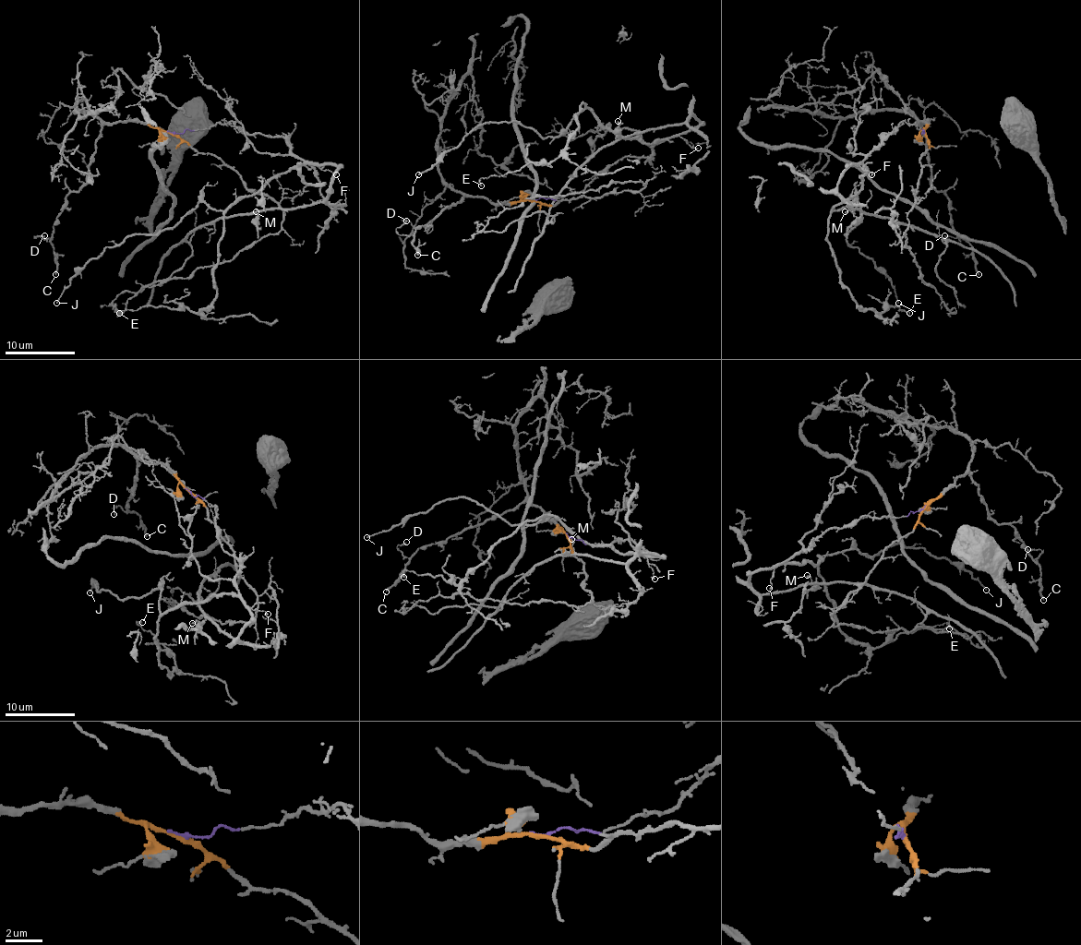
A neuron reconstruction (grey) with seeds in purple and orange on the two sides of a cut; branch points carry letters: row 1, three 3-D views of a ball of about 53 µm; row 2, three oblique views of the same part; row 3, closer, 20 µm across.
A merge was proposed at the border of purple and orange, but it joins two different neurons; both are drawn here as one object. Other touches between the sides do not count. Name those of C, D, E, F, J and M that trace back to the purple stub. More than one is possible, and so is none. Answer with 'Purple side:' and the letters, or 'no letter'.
Purple side: E, F, J, M

